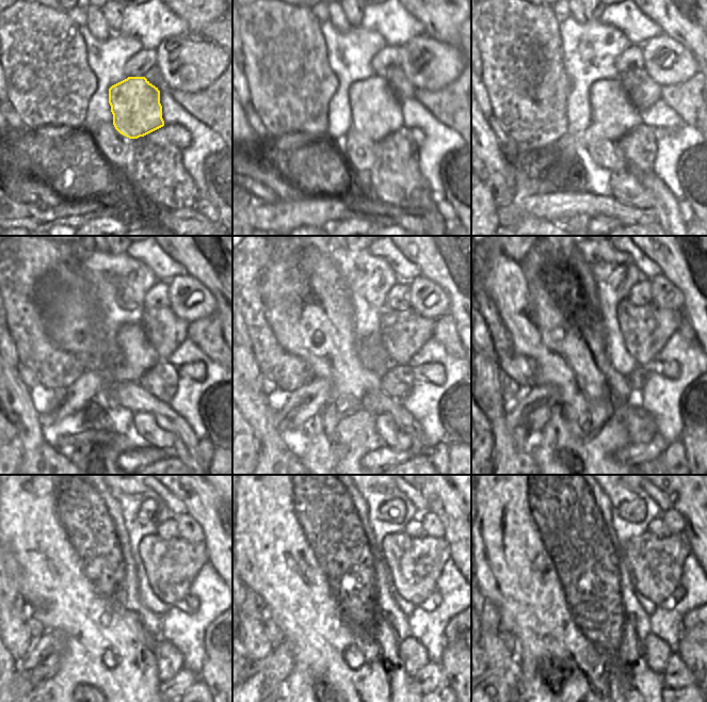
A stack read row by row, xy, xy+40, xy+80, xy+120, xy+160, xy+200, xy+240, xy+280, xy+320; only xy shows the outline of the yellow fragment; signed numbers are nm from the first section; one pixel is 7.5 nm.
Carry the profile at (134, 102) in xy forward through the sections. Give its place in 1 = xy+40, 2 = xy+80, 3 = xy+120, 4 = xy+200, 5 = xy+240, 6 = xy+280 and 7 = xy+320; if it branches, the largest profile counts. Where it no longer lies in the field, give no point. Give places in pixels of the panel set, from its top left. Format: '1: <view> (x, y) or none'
1: xy+40 (375, 109)
2: xy+80 (612, 114)
3: xy+120 (138, 355)
4: xy+200 (530, 414)
5: xy+240 (44, 658)
6: xy+280 (266, 675)
7: xy+320 (499, 686)

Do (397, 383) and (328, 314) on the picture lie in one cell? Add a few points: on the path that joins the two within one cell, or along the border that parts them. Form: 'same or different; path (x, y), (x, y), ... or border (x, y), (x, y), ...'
different; border (382, 376), (379, 382), (379, 389)

